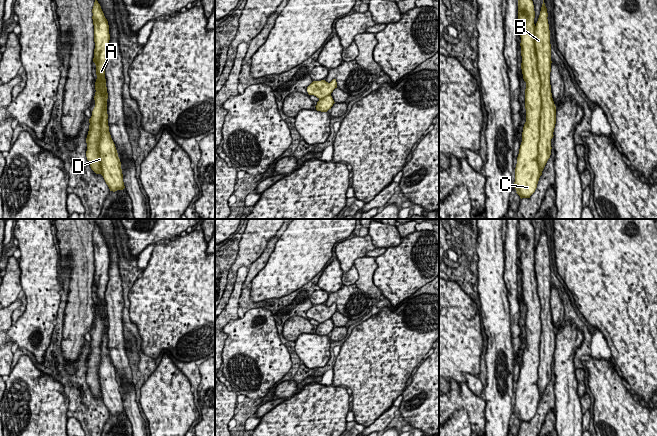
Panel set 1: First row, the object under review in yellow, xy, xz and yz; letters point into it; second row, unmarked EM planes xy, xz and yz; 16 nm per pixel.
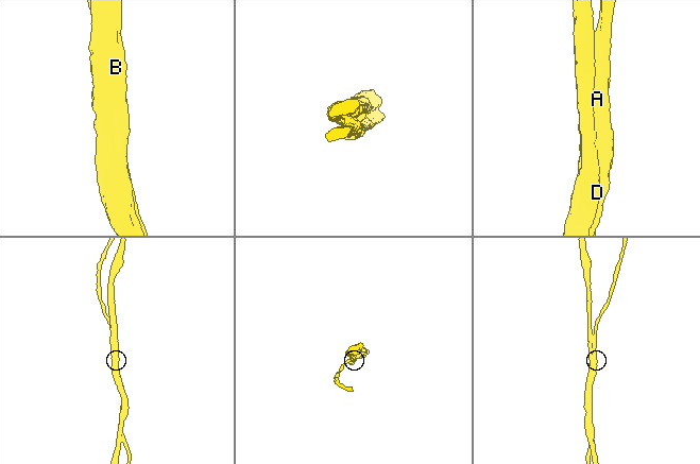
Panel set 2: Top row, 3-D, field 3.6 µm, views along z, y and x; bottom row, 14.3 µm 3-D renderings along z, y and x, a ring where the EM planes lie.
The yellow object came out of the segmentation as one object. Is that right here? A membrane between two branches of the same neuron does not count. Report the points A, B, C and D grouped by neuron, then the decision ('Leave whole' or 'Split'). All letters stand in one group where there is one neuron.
Groups: A B C D. Leave whole

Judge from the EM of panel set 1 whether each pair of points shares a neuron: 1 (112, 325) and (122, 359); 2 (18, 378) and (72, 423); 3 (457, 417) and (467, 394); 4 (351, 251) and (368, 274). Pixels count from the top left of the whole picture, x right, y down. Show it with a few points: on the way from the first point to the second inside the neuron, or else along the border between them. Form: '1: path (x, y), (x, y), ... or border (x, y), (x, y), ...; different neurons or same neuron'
1: path (115, 333), (118, 351); same neuron
2: border (68, 418), (65, 425); different neurons
3: border (449, 415), (456, 410), (463, 409), (471, 425); different neurons
4: border (365, 255), (354, 261), (358, 274), (355, 282); different neurons

